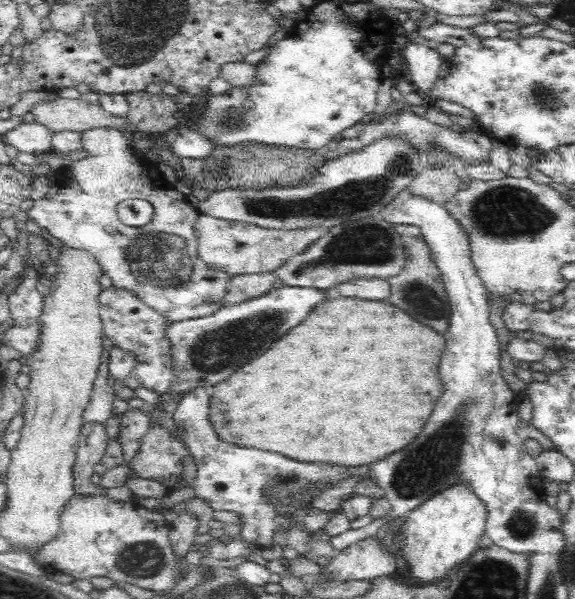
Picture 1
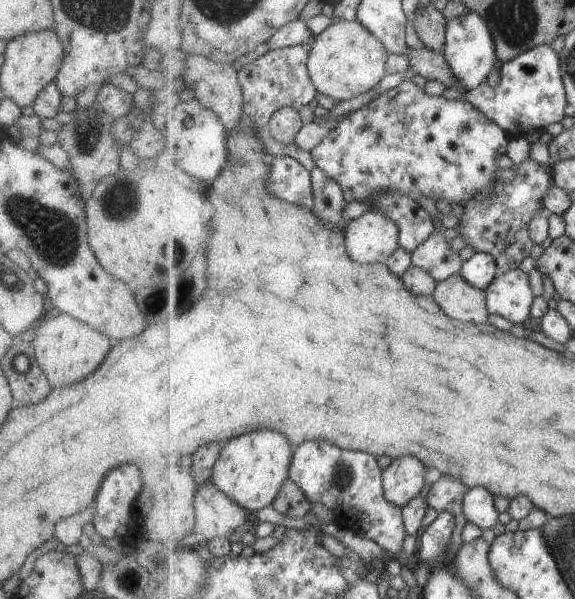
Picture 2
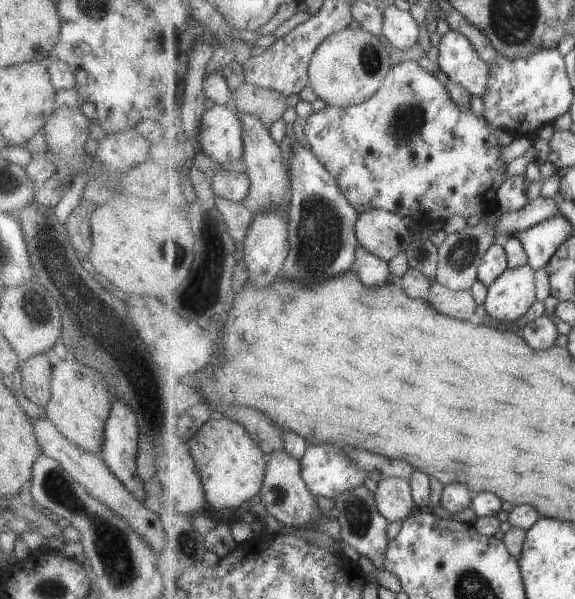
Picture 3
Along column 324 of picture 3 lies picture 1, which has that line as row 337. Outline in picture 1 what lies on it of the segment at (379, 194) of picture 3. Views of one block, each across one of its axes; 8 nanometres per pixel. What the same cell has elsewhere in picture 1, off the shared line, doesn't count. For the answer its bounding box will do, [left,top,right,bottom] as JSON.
[99,287,172,396]

